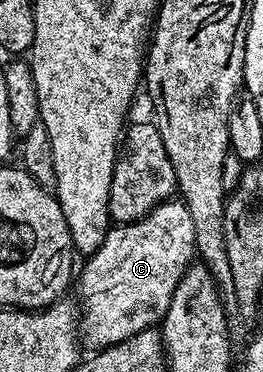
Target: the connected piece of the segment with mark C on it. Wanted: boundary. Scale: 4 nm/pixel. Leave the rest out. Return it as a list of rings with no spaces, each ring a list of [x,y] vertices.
[[[172,198],[159,204],[150,212],[148,216],[143,216],[140,220],[134,220],[132,224],[120,224],[107,229],[105,234],[105,242],[101,242],[101,246],[94,254],[86,257],[82,261],[83,269],[78,269],[77,284],[79,280],[79,296],[77,295],[77,303],[81,313],[81,336],[84,341],[87,340],[92,344],[92,349],[102,350],[111,348],[115,344],[120,344],[123,340],[128,340],[133,334],[143,332],[147,328],[155,328],[162,321],[164,314],[169,310],[169,302],[173,298],[173,290],[177,290],[177,282],[181,282],[181,278],[185,274],[185,270],[190,268],[196,259],[195,251],[195,231],[193,230],[193,218],[189,218],[189,210],[183,204],[182,199]]]

